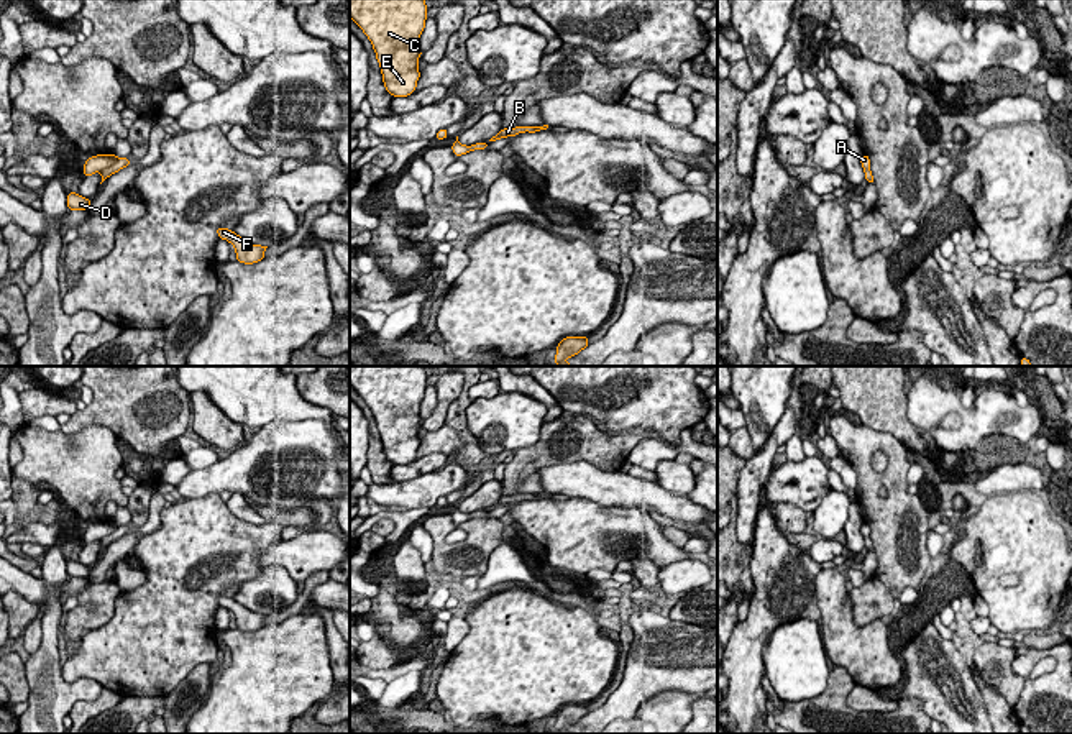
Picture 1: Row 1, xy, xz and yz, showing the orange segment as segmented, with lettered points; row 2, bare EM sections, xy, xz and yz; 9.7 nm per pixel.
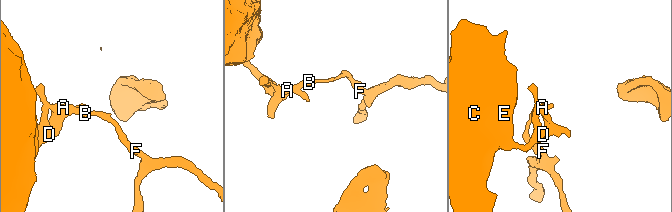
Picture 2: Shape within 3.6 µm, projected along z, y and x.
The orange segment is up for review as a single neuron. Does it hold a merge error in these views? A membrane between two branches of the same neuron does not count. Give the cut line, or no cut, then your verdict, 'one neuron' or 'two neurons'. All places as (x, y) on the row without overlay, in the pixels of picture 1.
cut in xy along (119, 526), (99, 539); two neurons

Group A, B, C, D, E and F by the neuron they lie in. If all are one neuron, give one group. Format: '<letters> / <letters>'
A B F / C D E

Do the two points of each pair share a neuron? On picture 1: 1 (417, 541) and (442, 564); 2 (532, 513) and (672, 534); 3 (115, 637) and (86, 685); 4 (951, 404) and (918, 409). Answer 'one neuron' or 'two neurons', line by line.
1: two neurons
2: two neurons
3: two neurons
4: one neuron

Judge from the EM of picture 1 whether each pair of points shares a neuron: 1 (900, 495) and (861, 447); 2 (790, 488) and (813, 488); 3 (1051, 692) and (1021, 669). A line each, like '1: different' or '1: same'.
1: same
2: same
3: same

